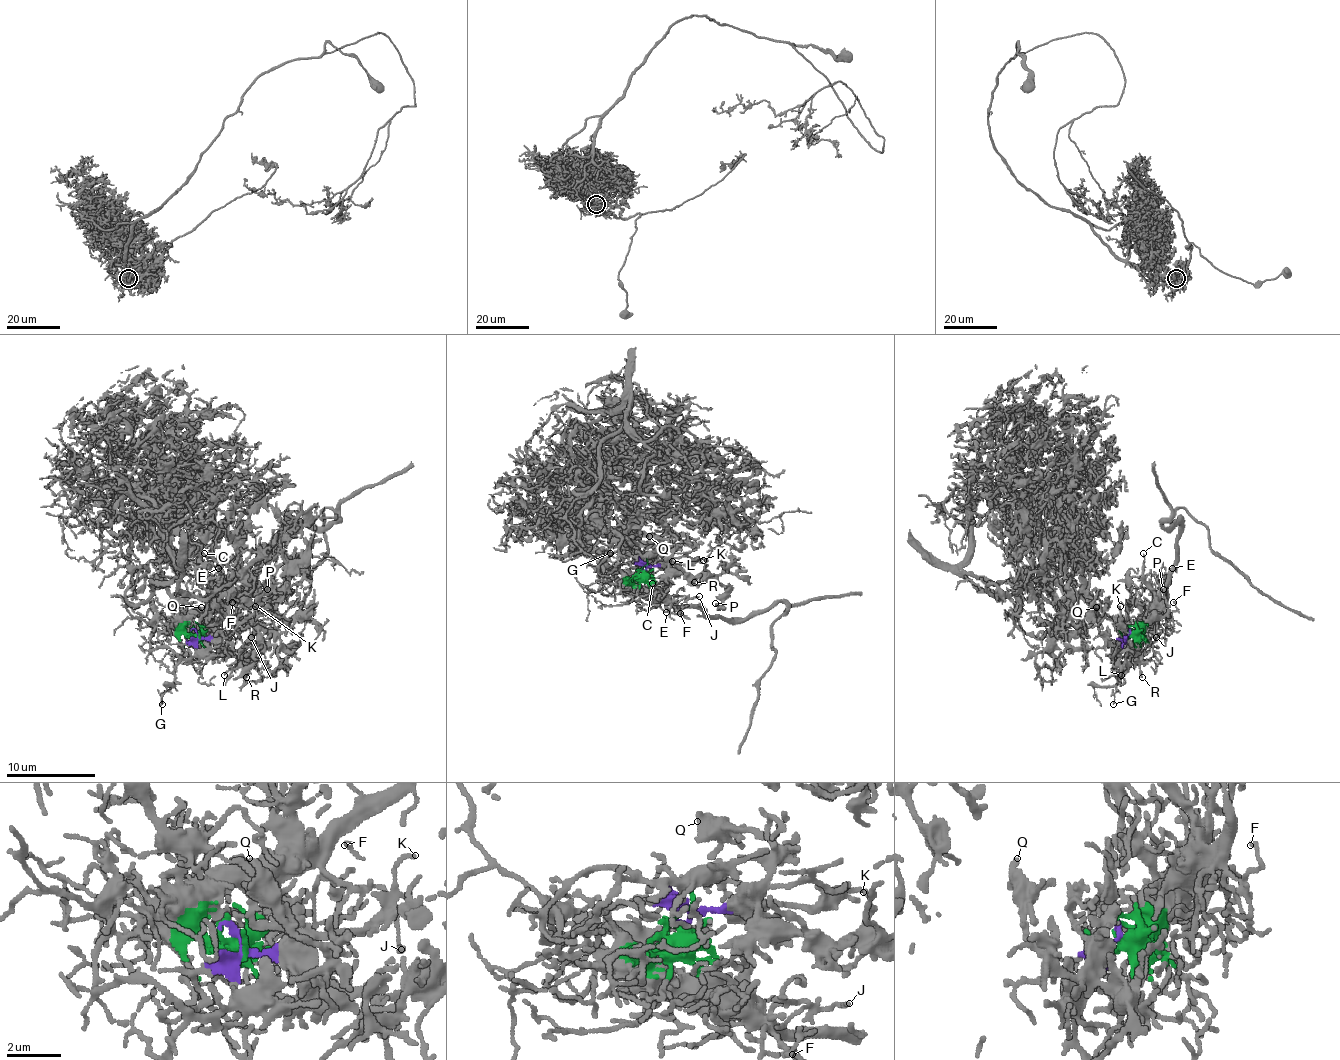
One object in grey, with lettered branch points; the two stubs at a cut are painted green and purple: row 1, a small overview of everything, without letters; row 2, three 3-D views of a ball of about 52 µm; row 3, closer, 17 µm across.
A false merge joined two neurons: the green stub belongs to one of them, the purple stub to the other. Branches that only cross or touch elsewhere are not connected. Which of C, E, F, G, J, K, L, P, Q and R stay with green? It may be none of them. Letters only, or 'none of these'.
C, E, F, J

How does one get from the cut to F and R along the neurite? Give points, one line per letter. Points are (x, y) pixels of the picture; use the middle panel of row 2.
F: (639, 569), (635, 582), (646, 591), (655, 591), (684, 616), (679, 614)
R: (639, 569), (668, 565), (695, 582)

